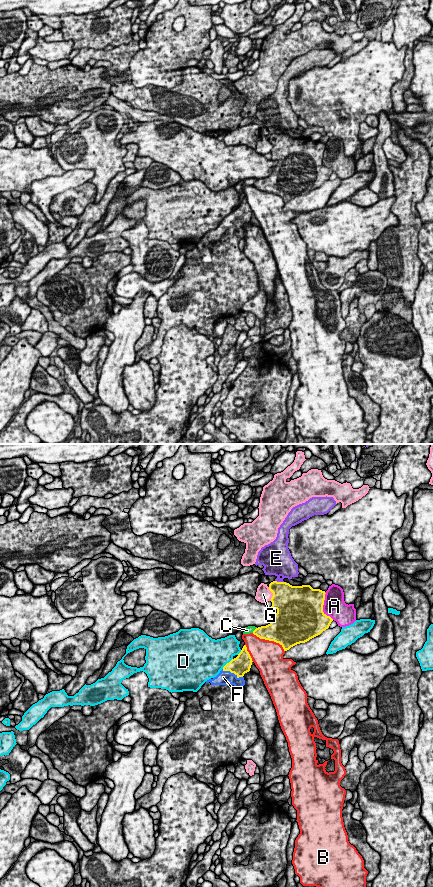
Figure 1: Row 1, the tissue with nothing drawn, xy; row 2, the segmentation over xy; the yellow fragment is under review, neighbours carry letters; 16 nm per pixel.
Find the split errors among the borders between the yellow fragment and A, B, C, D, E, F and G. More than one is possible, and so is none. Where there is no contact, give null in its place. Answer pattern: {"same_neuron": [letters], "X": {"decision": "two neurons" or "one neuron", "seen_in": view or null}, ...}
{"same_neuron": ["F"], "A": {"decision": "two neurons", "seen_in": "xy"}, "B": {"decision": "two neurons", "seen_in": "xy"}, "C": {"decision": "two neurons", "seen_in": "xy"}, "D": {"decision": "two neurons", "seen_in": "xy"}, "E": {"decision": "two neurons", "seen_in": "xy"}, "F": {"decision": "one neuron", "seen_in": "xy"}, "G": {"decision": "two neurons", "seen_in": "xy"}}

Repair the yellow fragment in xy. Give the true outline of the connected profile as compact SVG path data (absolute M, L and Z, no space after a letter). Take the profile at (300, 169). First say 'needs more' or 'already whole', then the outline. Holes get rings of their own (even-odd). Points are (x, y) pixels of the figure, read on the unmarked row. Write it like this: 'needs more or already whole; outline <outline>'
already whole; outline M277 133L269 136L269 142L273 145L271 159L276 161L277 165L270 176L256 180L253 186L260 191L279 195L284 203L320 187L333 173L323 164L325 143L313 141L310 137L292 138L289 135Z

